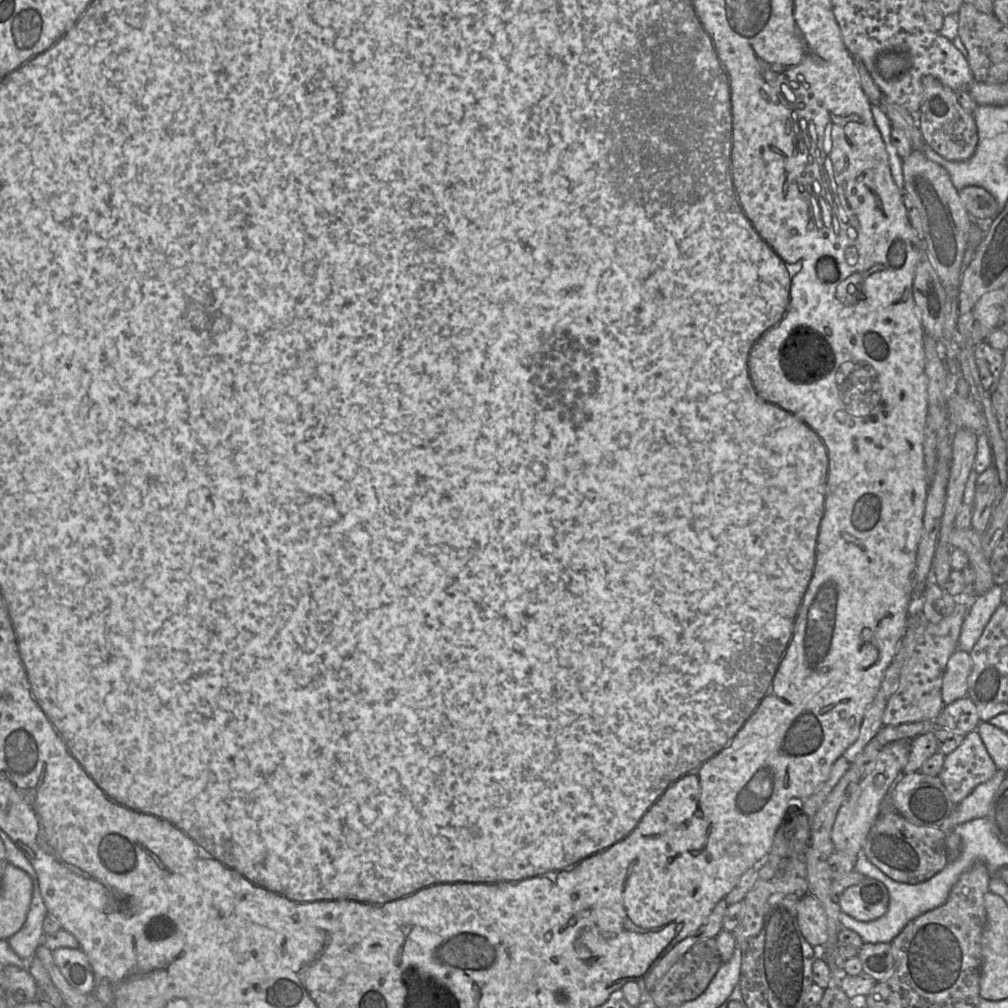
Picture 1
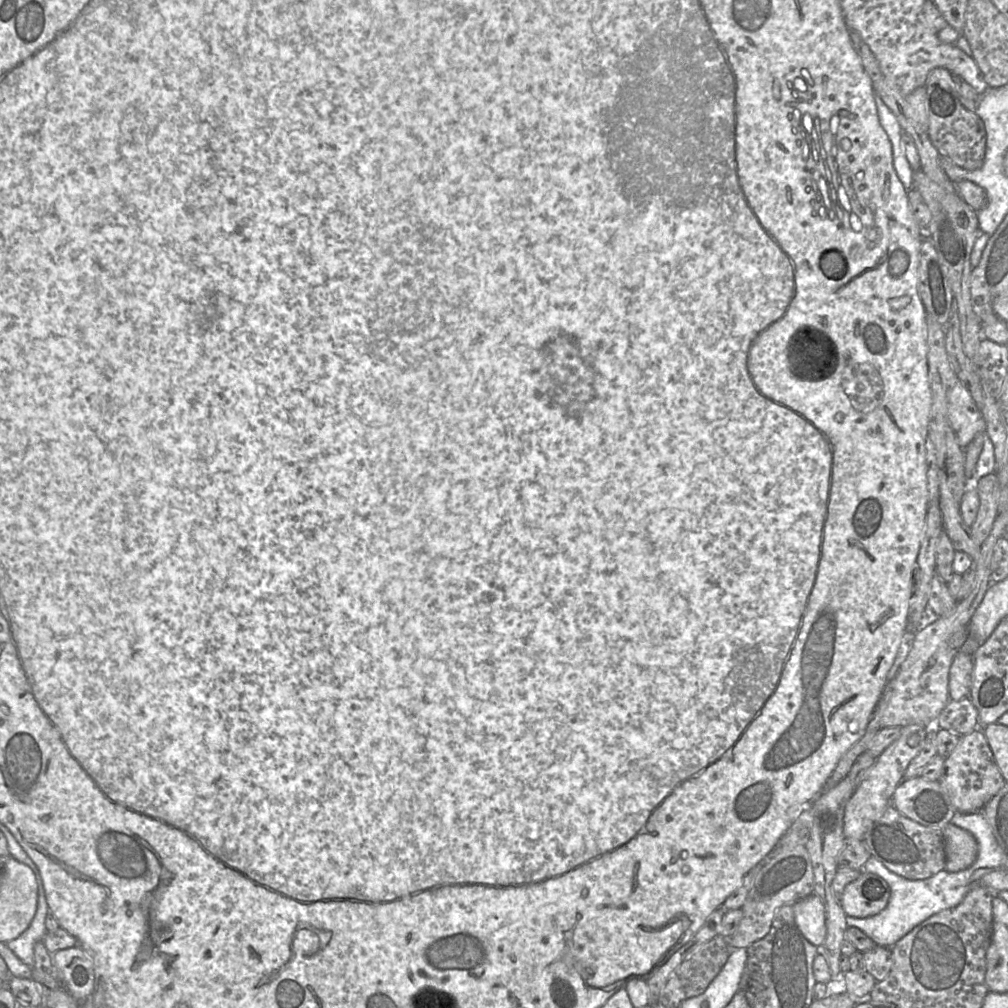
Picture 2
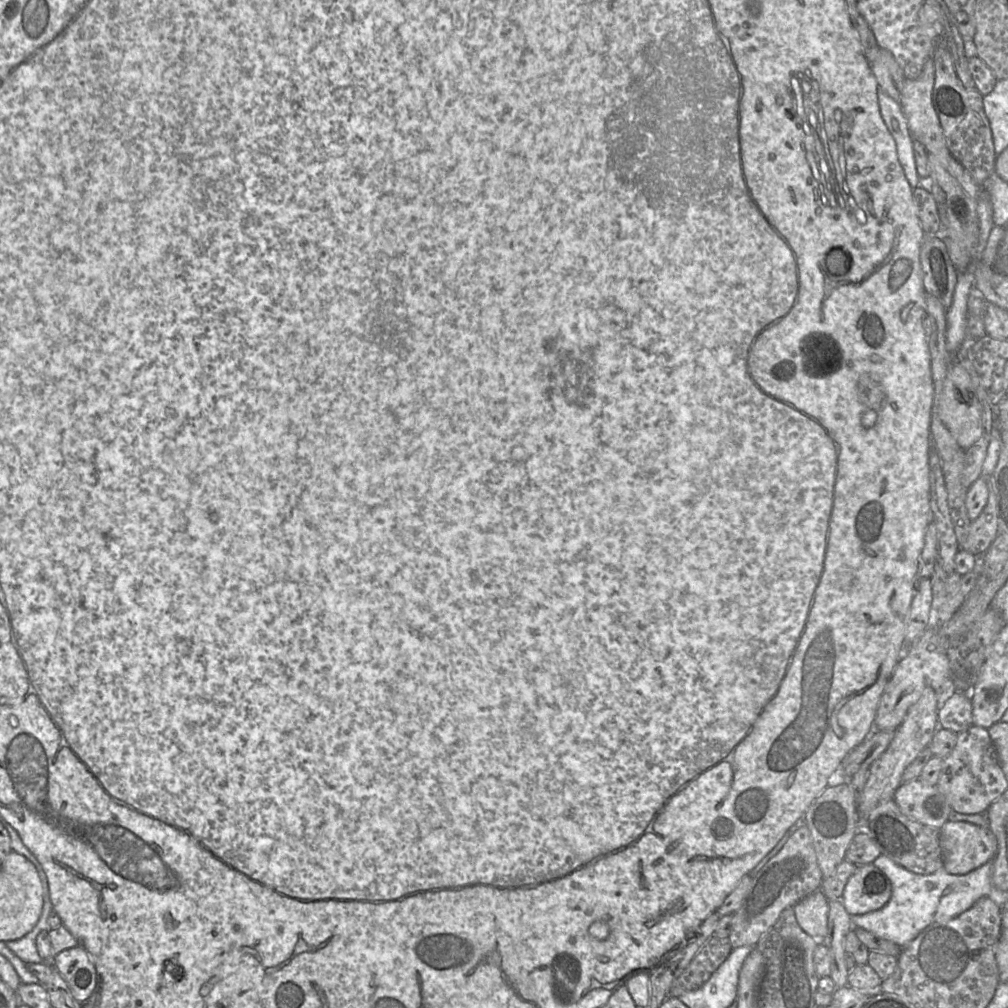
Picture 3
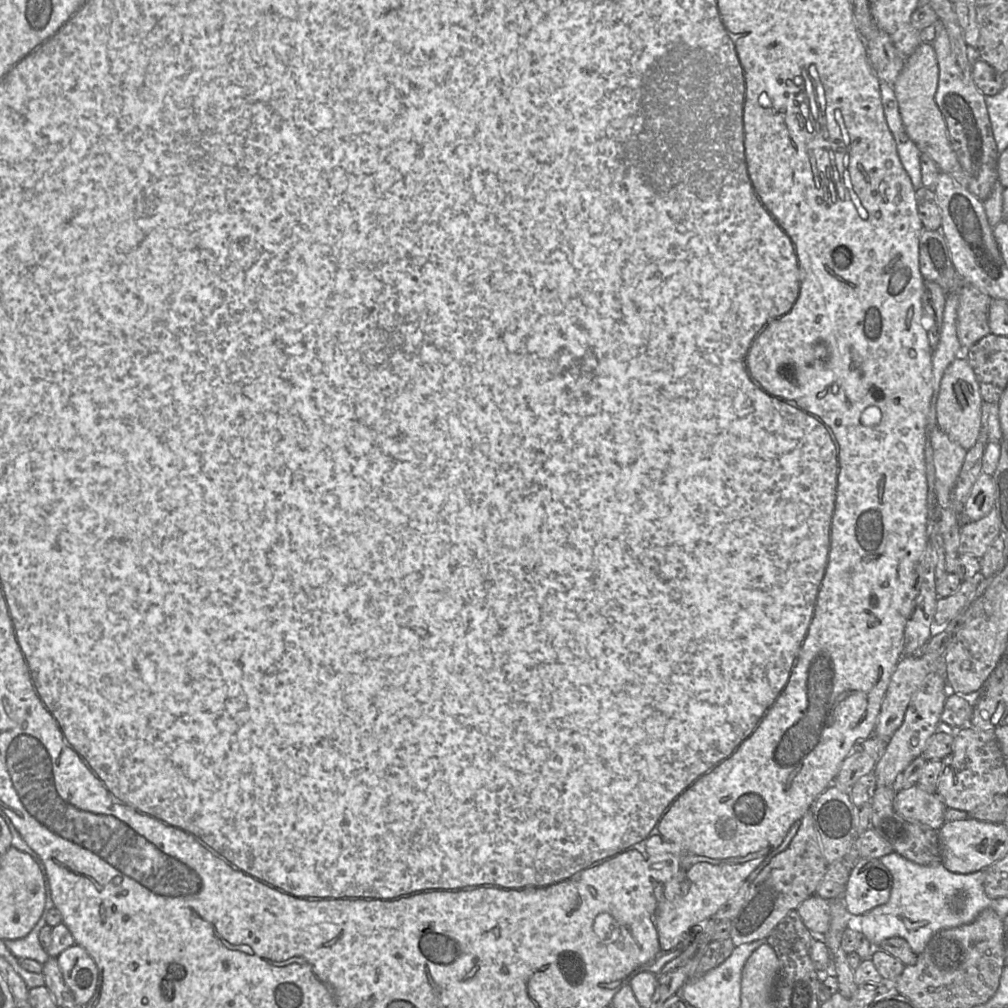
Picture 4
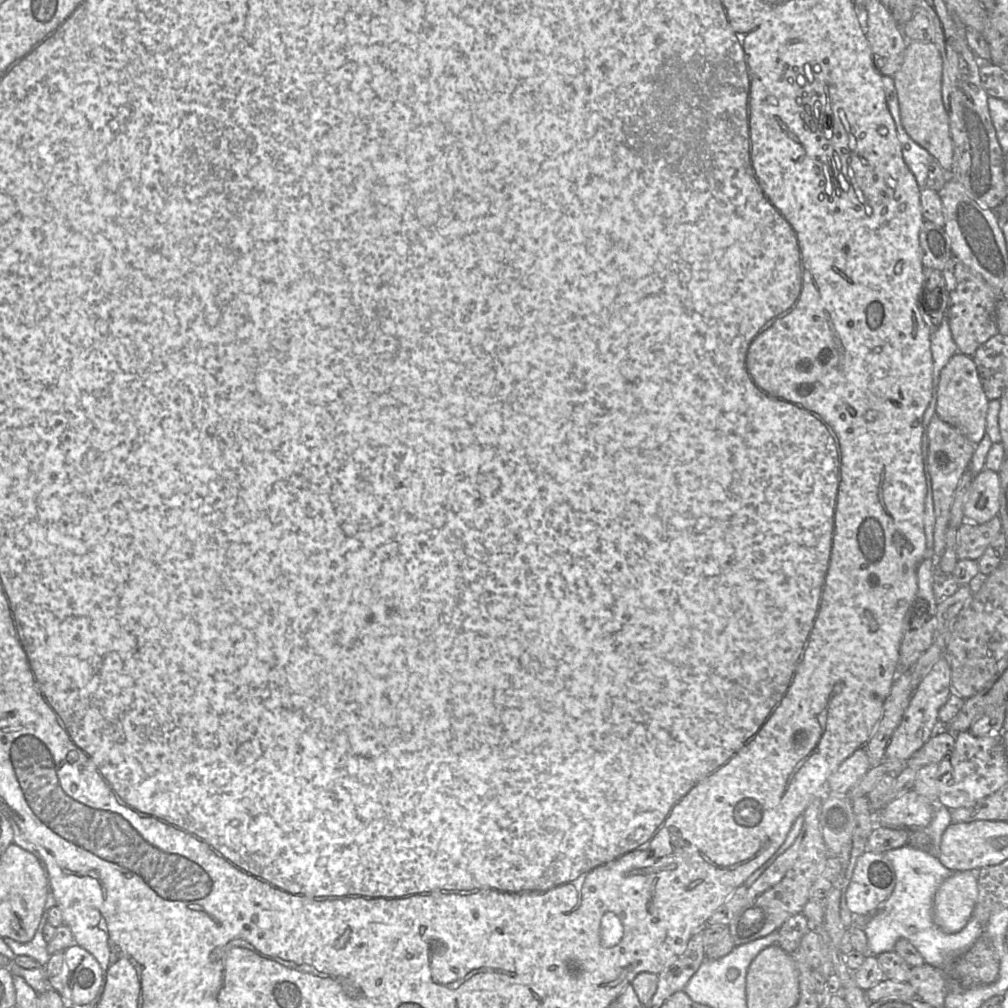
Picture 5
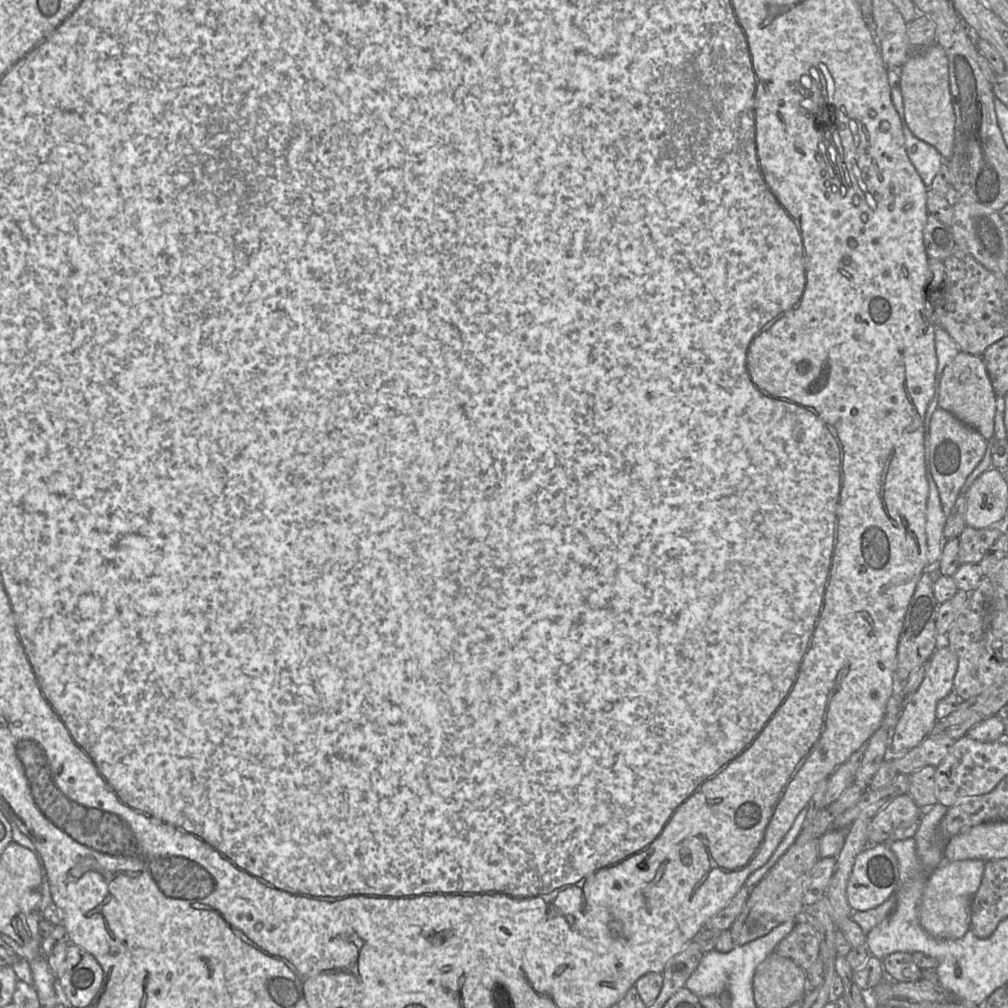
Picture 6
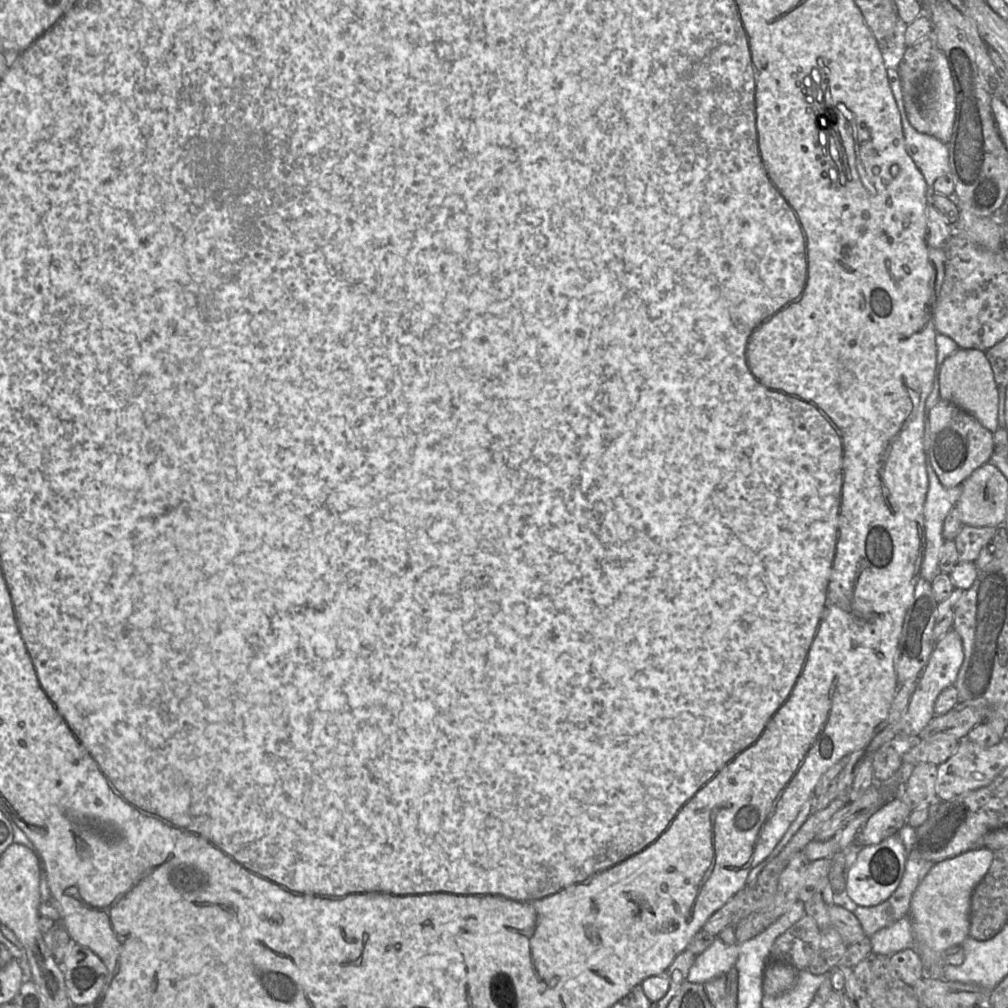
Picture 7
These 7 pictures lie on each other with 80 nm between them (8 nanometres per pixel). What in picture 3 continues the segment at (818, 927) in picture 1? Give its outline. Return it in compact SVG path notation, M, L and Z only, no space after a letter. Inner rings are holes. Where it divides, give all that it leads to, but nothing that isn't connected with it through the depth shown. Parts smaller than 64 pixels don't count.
M821 890L811 893L800 900L794 907L800 927L819 943L827 935L829 900Z

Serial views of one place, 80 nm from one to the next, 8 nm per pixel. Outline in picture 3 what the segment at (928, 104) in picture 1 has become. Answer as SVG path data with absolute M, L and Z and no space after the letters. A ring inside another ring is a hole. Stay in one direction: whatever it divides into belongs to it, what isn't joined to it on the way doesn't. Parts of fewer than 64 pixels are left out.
M937 46L933 59L935 82L932 92L934 109L939 117L947 148L952 156L969 172L981 188L995 173L995 154L989 120L984 112L983 95L974 87L966 88L958 78L952 56L946 46Z

